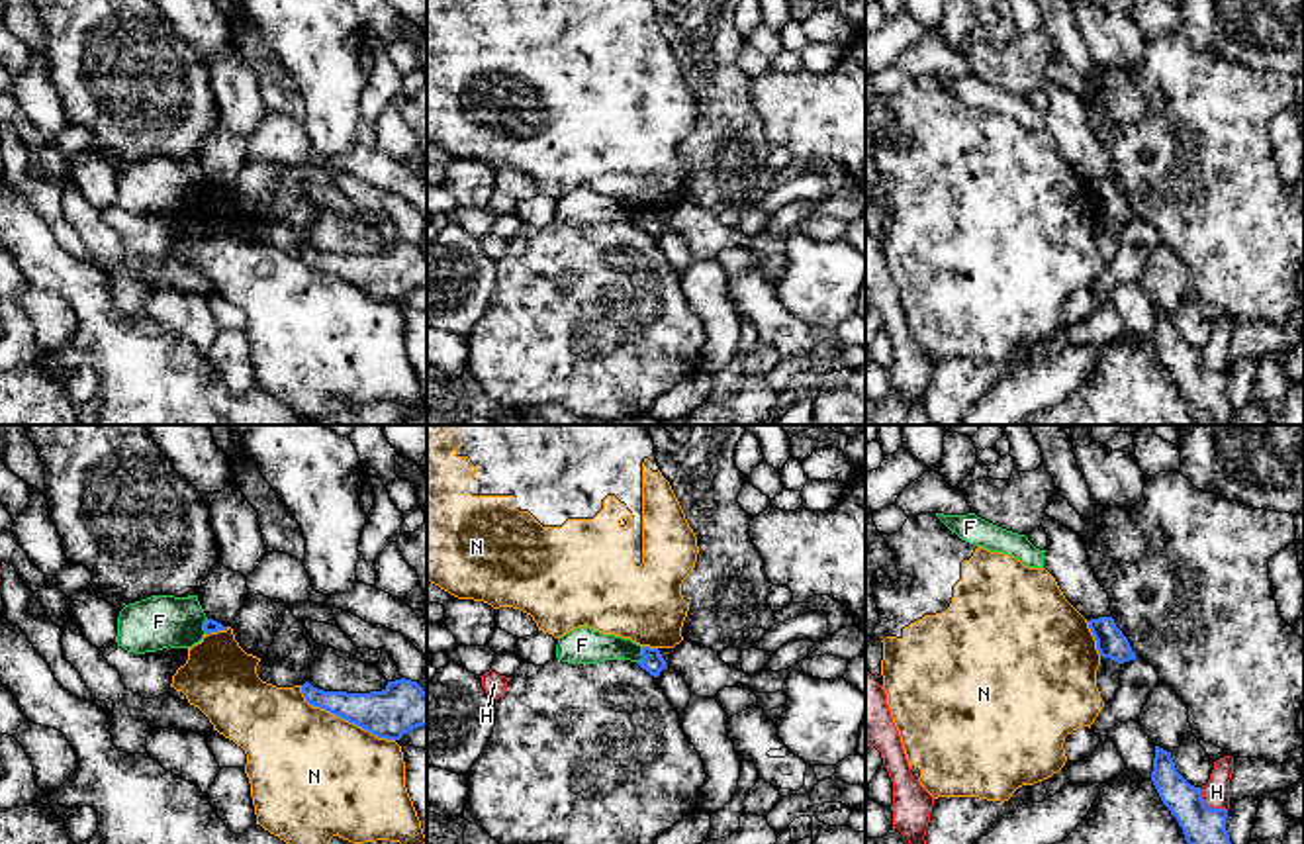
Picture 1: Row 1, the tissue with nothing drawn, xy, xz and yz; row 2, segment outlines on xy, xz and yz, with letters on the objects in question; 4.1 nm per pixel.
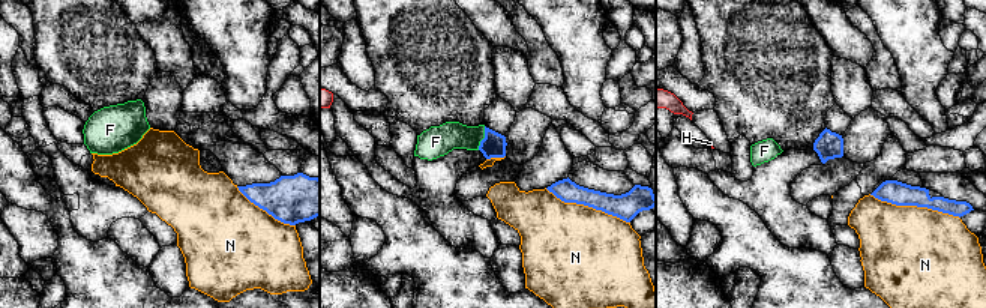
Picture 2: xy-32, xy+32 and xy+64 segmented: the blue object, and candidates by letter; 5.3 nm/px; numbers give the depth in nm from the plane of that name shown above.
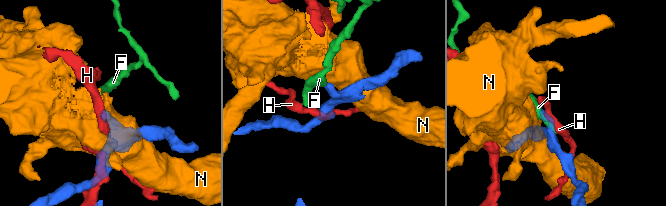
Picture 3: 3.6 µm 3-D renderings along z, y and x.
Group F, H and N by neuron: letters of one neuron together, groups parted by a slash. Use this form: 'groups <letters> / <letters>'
groups F / H / N

